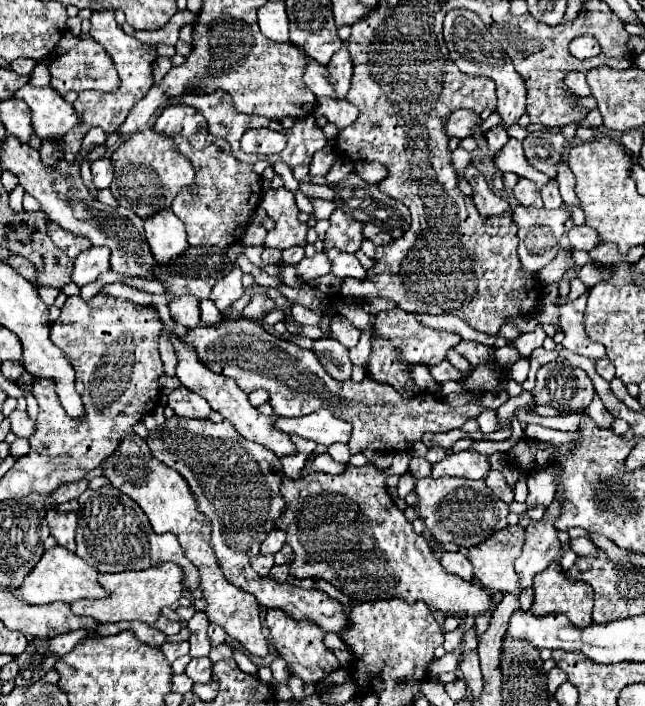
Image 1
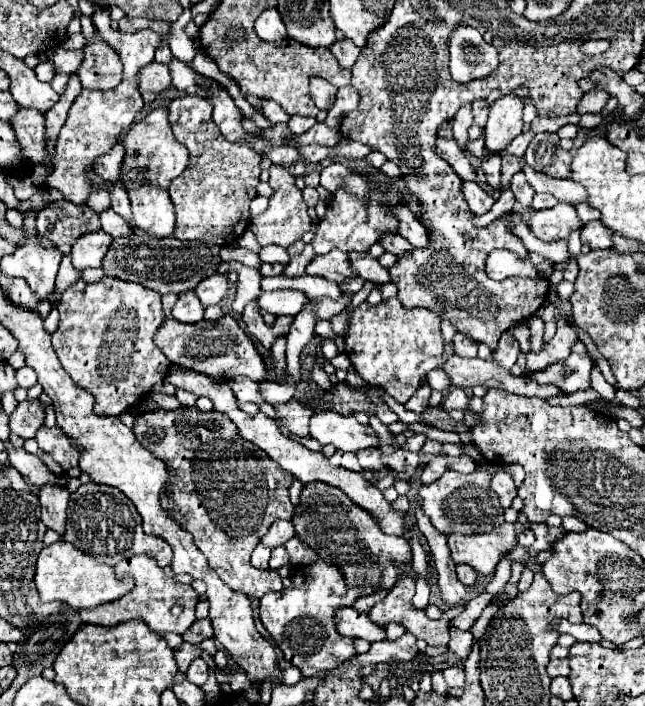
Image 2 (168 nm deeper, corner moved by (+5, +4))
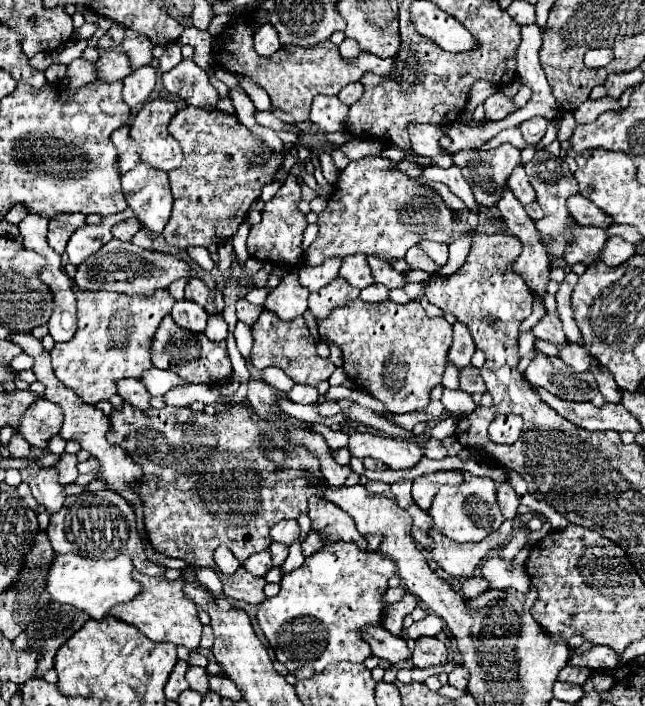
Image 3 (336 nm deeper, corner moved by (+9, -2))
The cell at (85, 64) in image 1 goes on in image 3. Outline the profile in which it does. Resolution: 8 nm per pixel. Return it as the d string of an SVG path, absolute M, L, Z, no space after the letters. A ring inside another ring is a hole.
M114 50L100 54L96 62L96 72L98 72L98 80L114 82L114 80L124 80L132 72L132 68L126 54Z

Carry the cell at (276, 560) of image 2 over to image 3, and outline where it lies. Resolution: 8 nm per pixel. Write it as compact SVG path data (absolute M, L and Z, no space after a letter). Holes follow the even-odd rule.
M272 542L270 552L272 552L272 558L274 558L274 566L282 566L284 560L288 558L288 546L282 544L282 542Z

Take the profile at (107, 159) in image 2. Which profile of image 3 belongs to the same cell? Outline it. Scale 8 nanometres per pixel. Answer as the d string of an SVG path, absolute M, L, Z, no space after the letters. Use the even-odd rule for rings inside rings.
M124 124L124 126L120 126L118 130L112 132L112 144L118 150L118 170L120 170L120 174L126 174L128 170L132 170L140 162L138 146L130 138L130 124Z

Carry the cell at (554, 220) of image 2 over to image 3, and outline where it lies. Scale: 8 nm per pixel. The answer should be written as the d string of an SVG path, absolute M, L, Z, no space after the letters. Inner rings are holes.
M576 226L570 230L574 234L574 242L572 246L568 246L564 260L574 266L578 262L590 266L592 262L598 262L606 242L608 242L608 234L604 234L604 230L594 228L594 226Z

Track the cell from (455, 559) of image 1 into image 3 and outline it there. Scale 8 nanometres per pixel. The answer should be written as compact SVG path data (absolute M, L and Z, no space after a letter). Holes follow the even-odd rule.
M470 576L470 578L462 580L460 590L462 590L462 594L464 594L466 598L472 600L472 598L478 598L480 594L484 594L484 592L488 590L488 584L484 582L482 576Z

